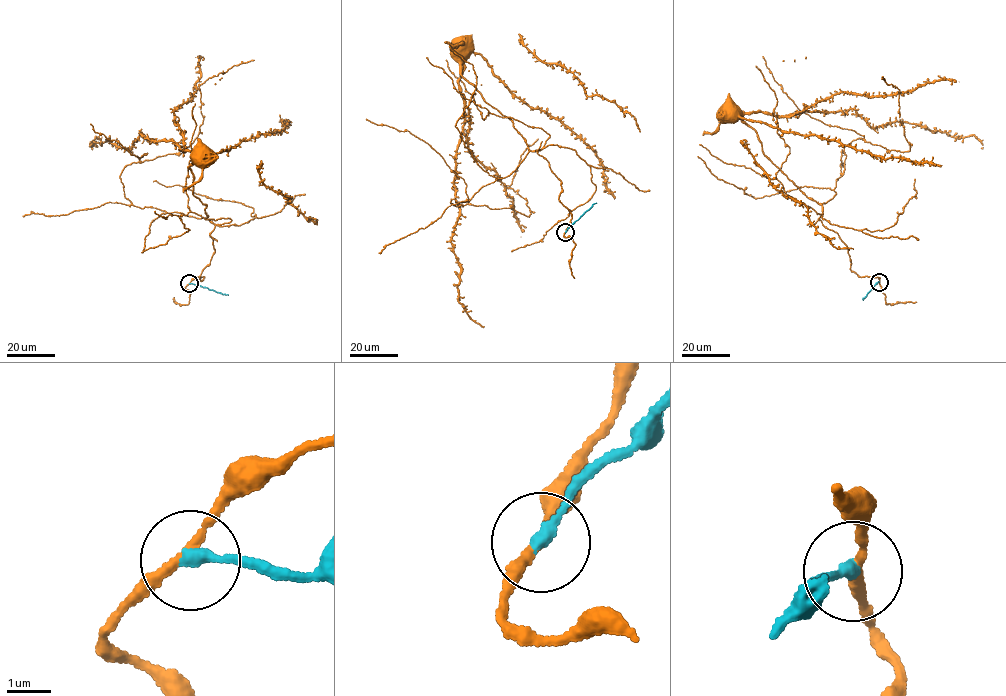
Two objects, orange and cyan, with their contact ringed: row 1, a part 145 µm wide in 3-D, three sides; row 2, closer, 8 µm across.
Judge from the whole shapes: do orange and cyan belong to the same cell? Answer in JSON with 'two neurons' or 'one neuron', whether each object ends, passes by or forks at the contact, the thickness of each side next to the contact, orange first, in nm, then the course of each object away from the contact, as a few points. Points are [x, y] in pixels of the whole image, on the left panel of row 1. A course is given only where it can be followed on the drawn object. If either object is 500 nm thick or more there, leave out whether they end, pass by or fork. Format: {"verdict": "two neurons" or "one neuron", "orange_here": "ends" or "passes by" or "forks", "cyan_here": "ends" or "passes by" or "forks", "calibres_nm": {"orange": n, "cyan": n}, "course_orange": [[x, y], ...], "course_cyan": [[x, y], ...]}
{"verdict": "two neurons", "orange_here": "passes by", "cyan_here": "ends", "calibres_nm": {"orange": 180, "cyan": 280}, "course_orange": [[189, 283], [205, 277], [199, 277], [215, 250], [214, 225], [193, 193], [188, 167], [203, 163]], "course_cyan": [[189, 283], [228, 295]]}

